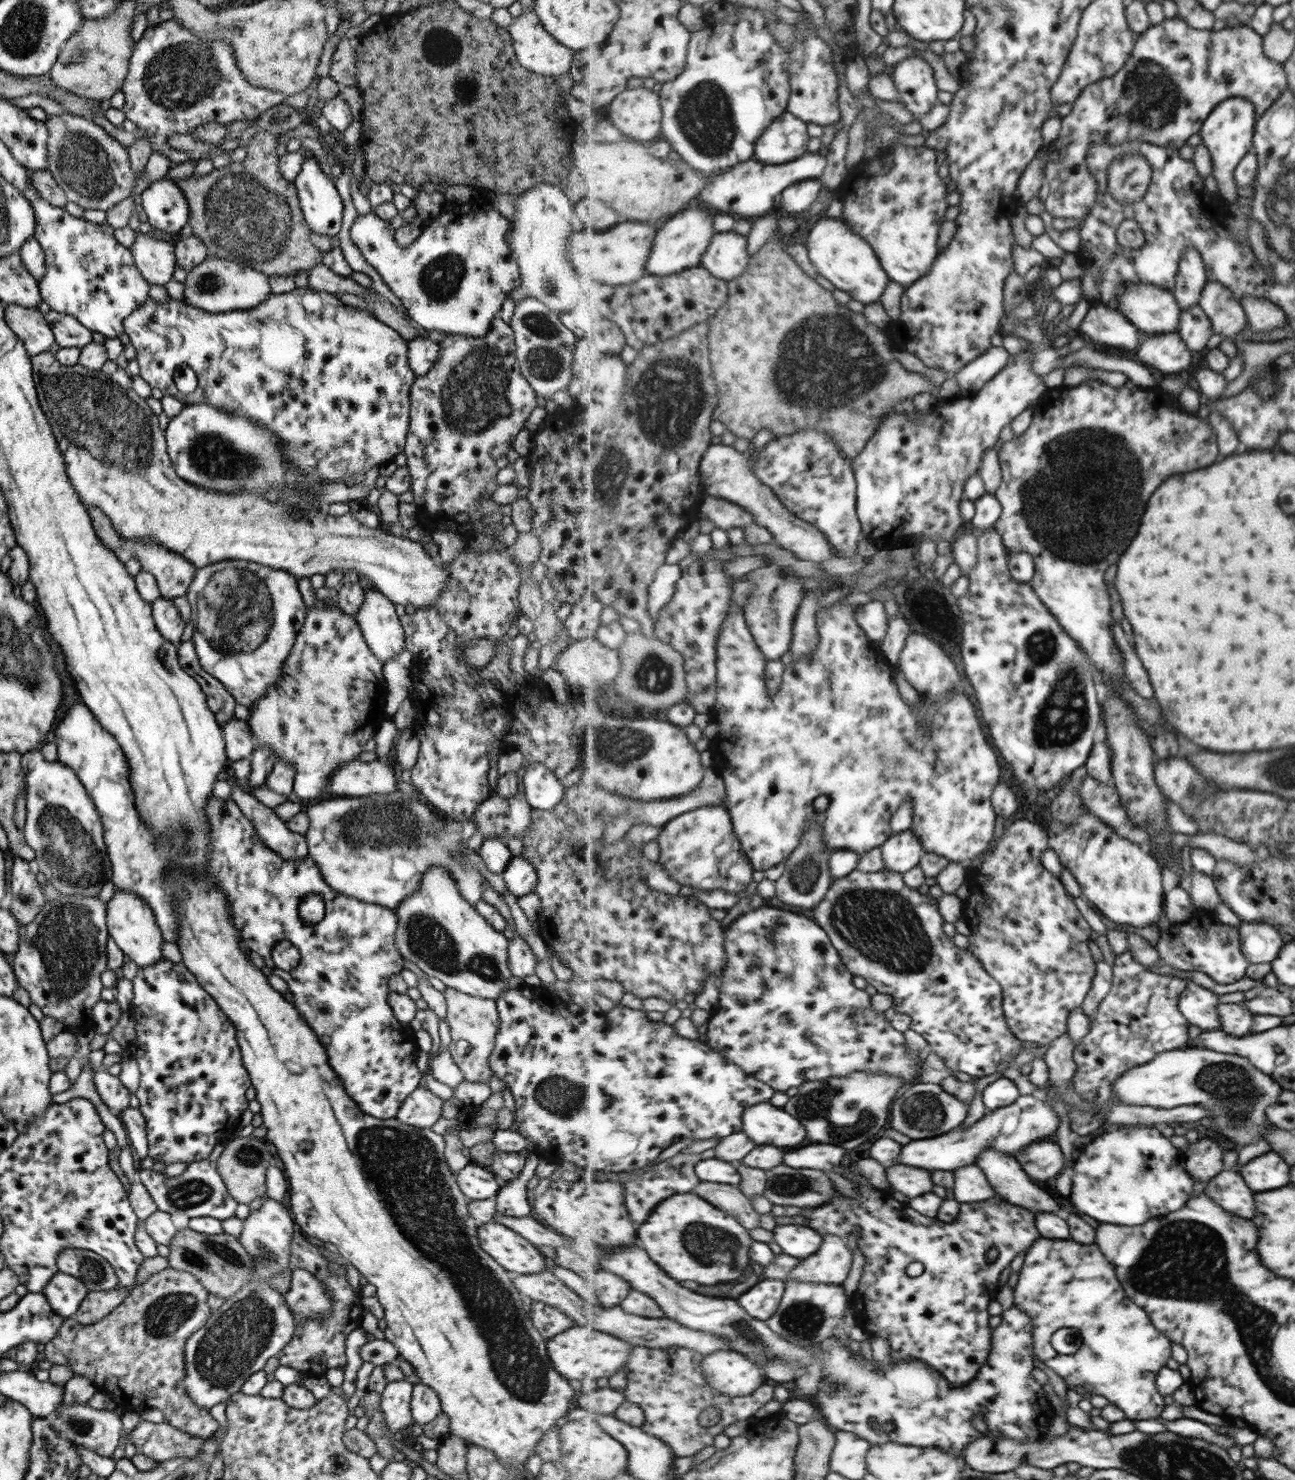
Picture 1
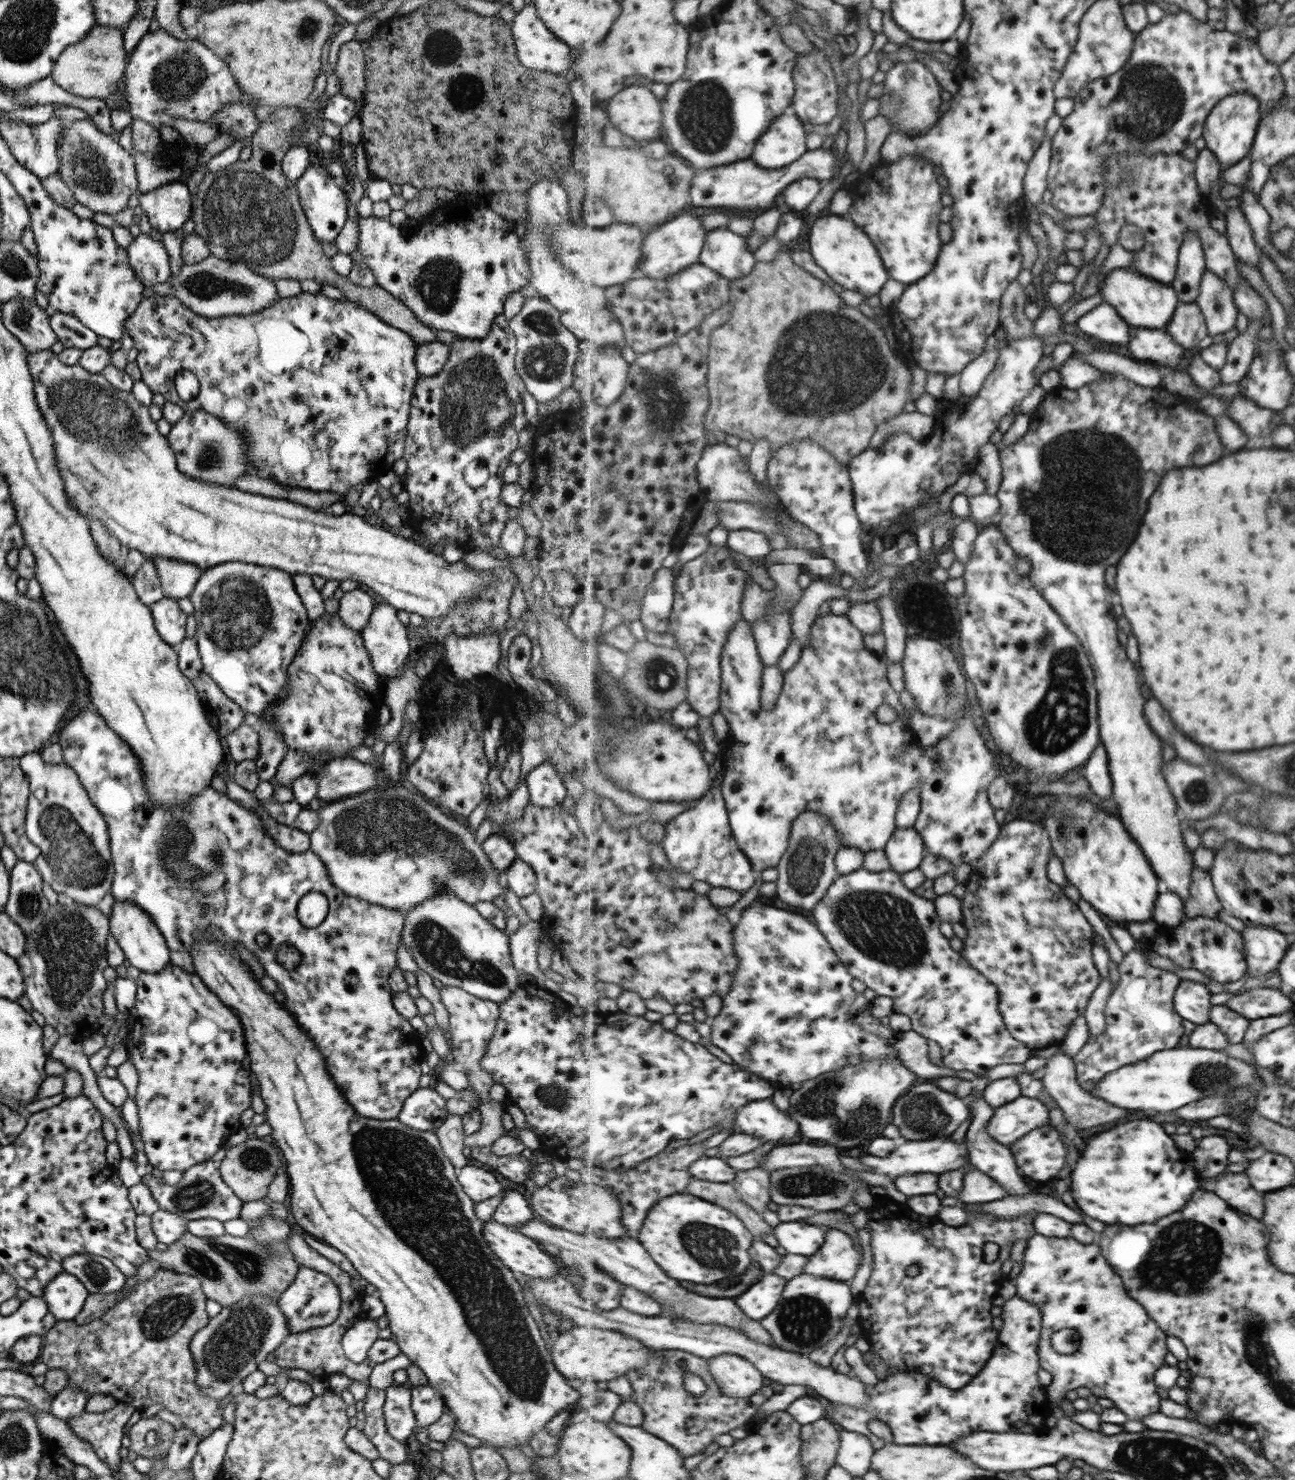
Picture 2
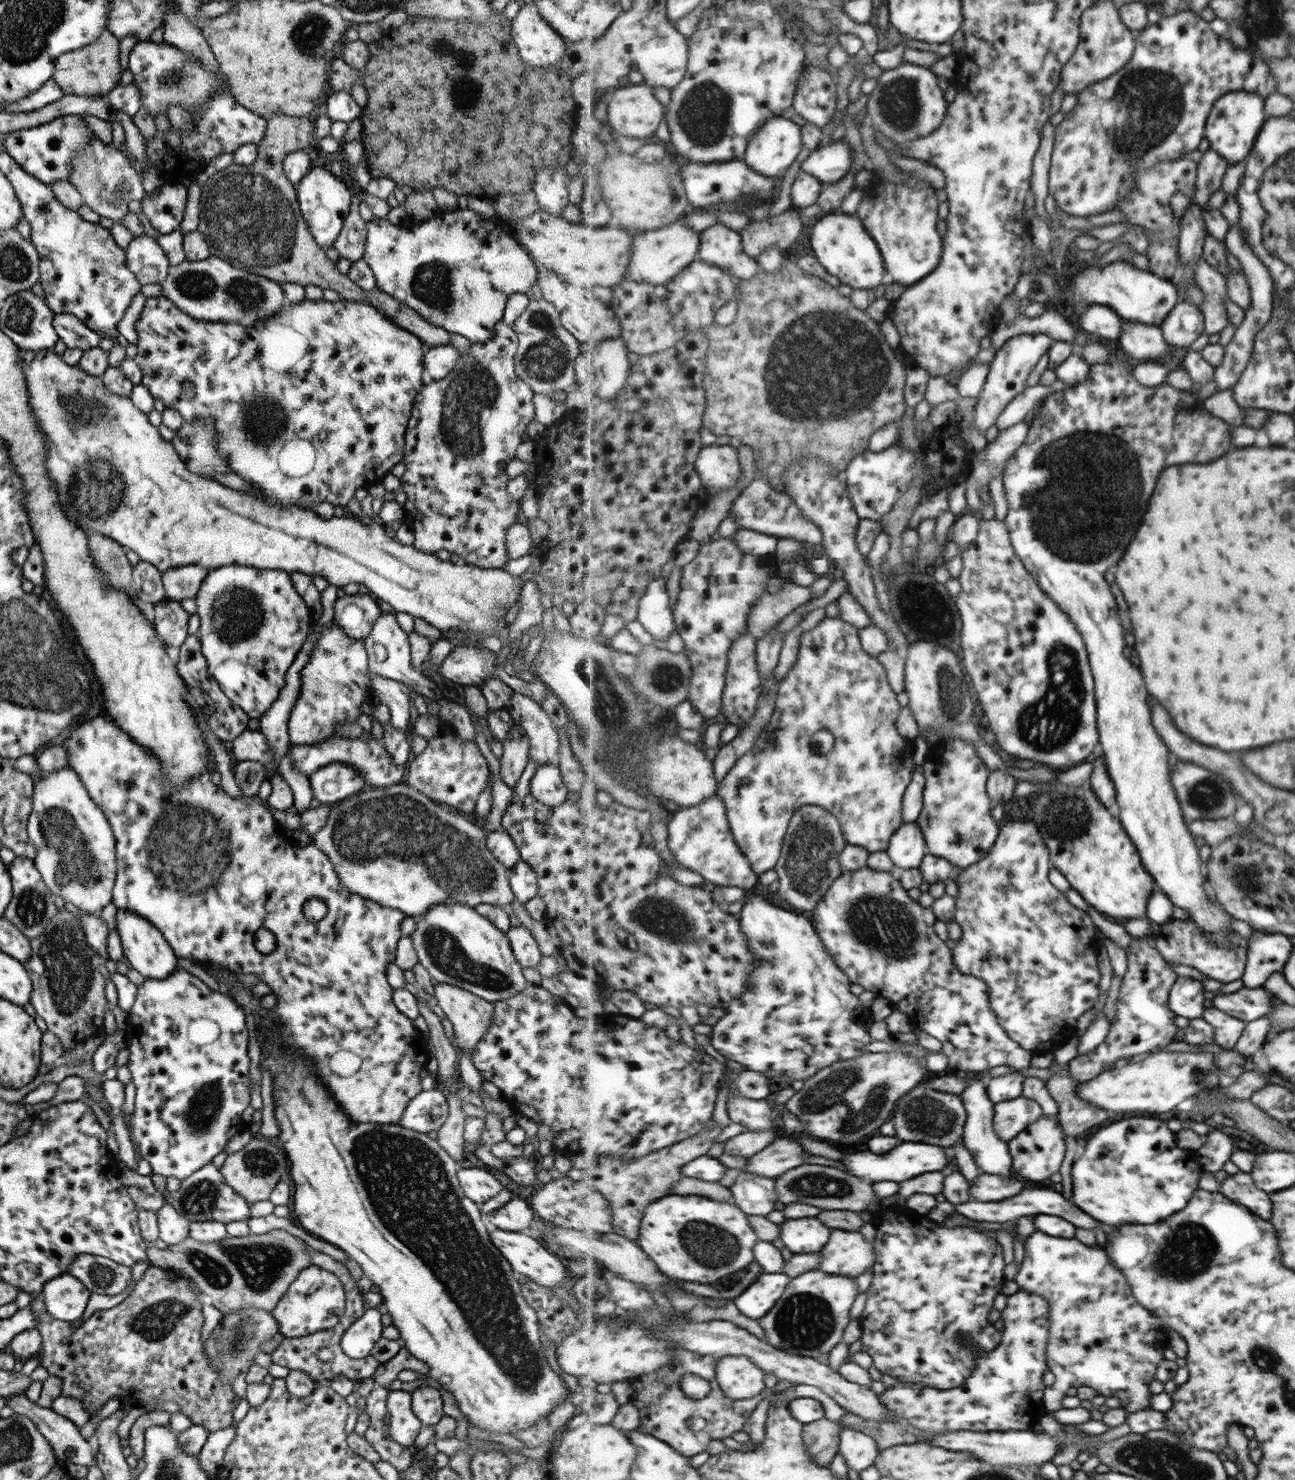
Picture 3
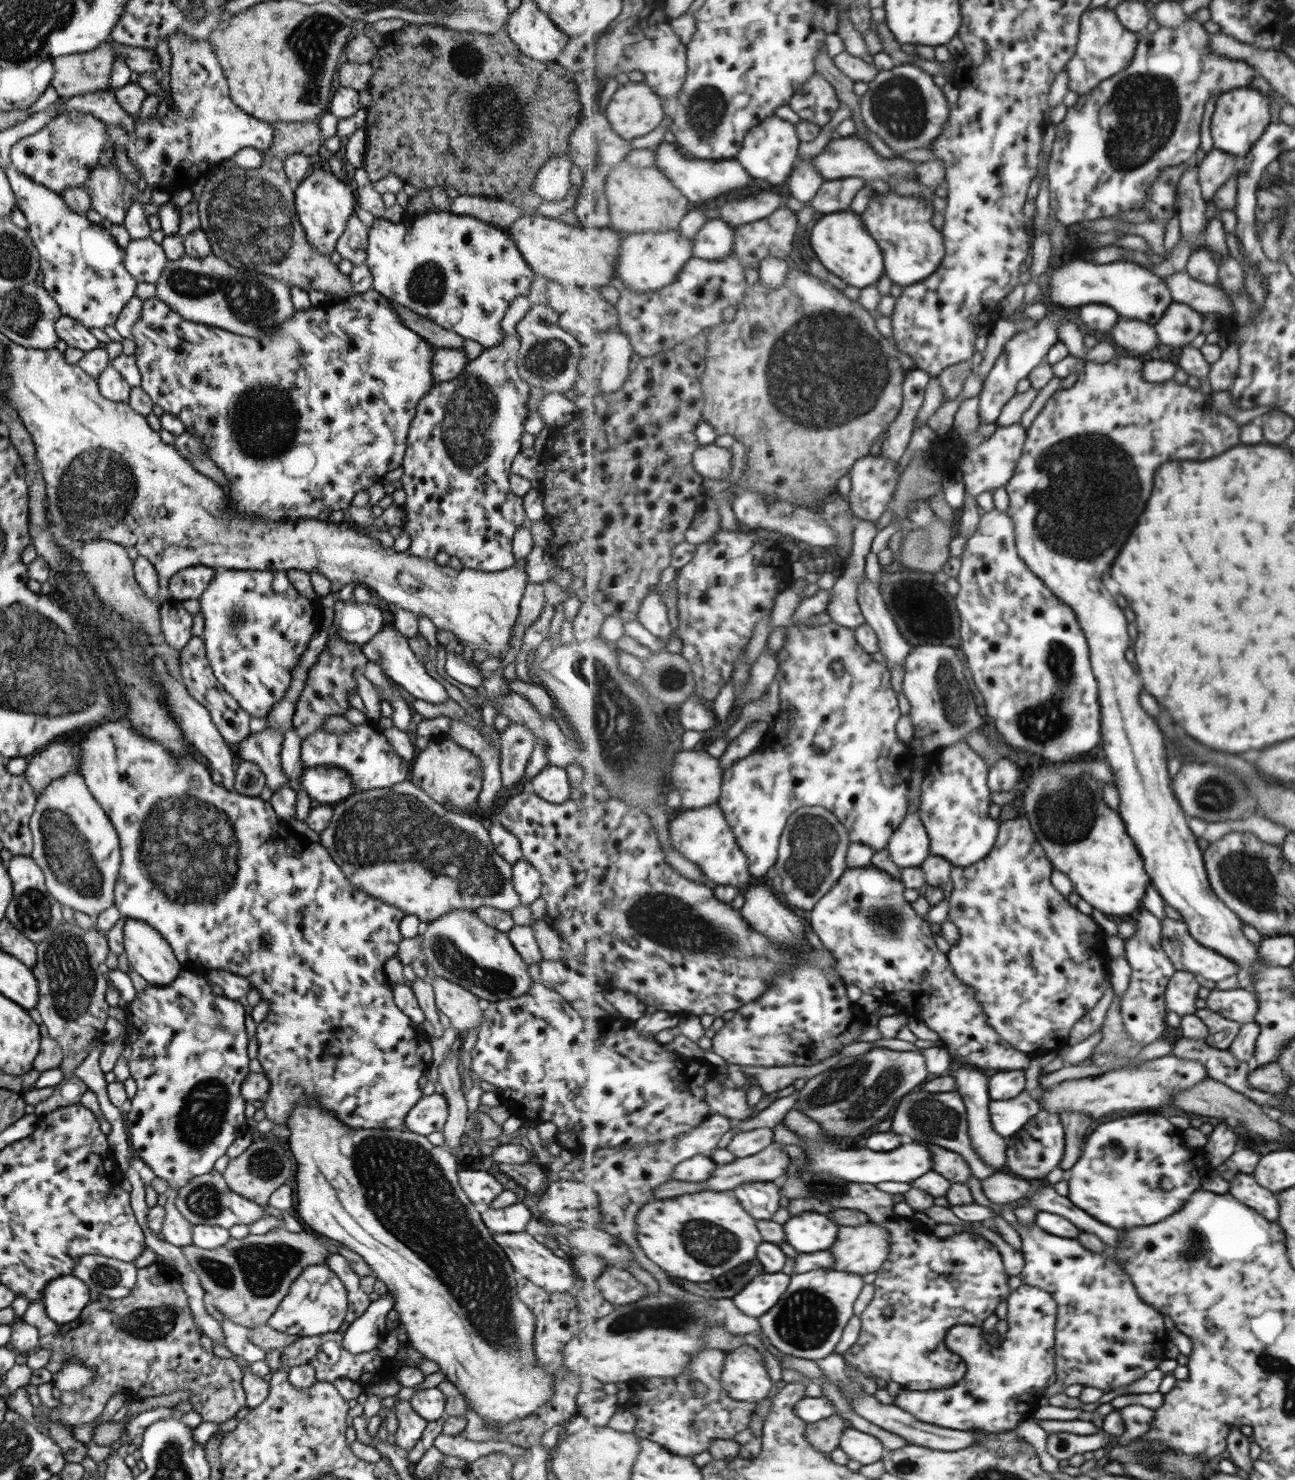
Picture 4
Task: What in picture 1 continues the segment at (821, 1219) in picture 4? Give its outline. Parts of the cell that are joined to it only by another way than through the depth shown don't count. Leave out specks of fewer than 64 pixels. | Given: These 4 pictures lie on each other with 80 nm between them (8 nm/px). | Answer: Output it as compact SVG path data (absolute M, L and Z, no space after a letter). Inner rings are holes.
M777 1225L773 1233L782 1252L795 1258L811 1257L824 1245L823 1235L807 1226Z

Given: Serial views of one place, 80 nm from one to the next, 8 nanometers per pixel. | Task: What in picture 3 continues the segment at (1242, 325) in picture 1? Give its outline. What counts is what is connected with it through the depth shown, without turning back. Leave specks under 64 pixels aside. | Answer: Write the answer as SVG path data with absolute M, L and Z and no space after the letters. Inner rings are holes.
M1204 258L1195 267L1196 284L1203 291L1202 313L1206 320L1205 334L1223 332L1230 323L1230 312L1224 298L1228 297L1228 280Z

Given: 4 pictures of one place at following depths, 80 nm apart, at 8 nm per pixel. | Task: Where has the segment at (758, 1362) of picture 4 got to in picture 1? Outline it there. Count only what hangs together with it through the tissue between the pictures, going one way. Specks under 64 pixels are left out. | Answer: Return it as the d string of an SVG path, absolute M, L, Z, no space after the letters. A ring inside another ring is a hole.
M718 1350L705 1355L703 1369L708 1383L727 1399L749 1396L767 1379L762 1367L747 1355L733 1350Z

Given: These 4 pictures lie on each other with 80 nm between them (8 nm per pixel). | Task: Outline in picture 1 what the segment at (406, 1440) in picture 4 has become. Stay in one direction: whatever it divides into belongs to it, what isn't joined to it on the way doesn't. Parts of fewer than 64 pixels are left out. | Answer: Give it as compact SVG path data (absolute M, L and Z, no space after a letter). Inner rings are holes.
M405 1379L396 1380L393 1382L386 1382L382 1393L380 1394L380 1412L384 1418L385 1425L388 1429L399 1438L406 1426L412 1425L412 1418L410 1415L410 1396L412 1393L412 1384Z

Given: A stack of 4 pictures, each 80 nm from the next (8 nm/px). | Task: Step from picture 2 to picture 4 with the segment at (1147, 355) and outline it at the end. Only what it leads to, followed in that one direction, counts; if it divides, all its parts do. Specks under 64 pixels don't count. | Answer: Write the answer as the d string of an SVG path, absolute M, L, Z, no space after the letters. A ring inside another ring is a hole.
M1120 317L1110 338L1125 350L1145 356L1162 348L1156 326L1138 318Z

